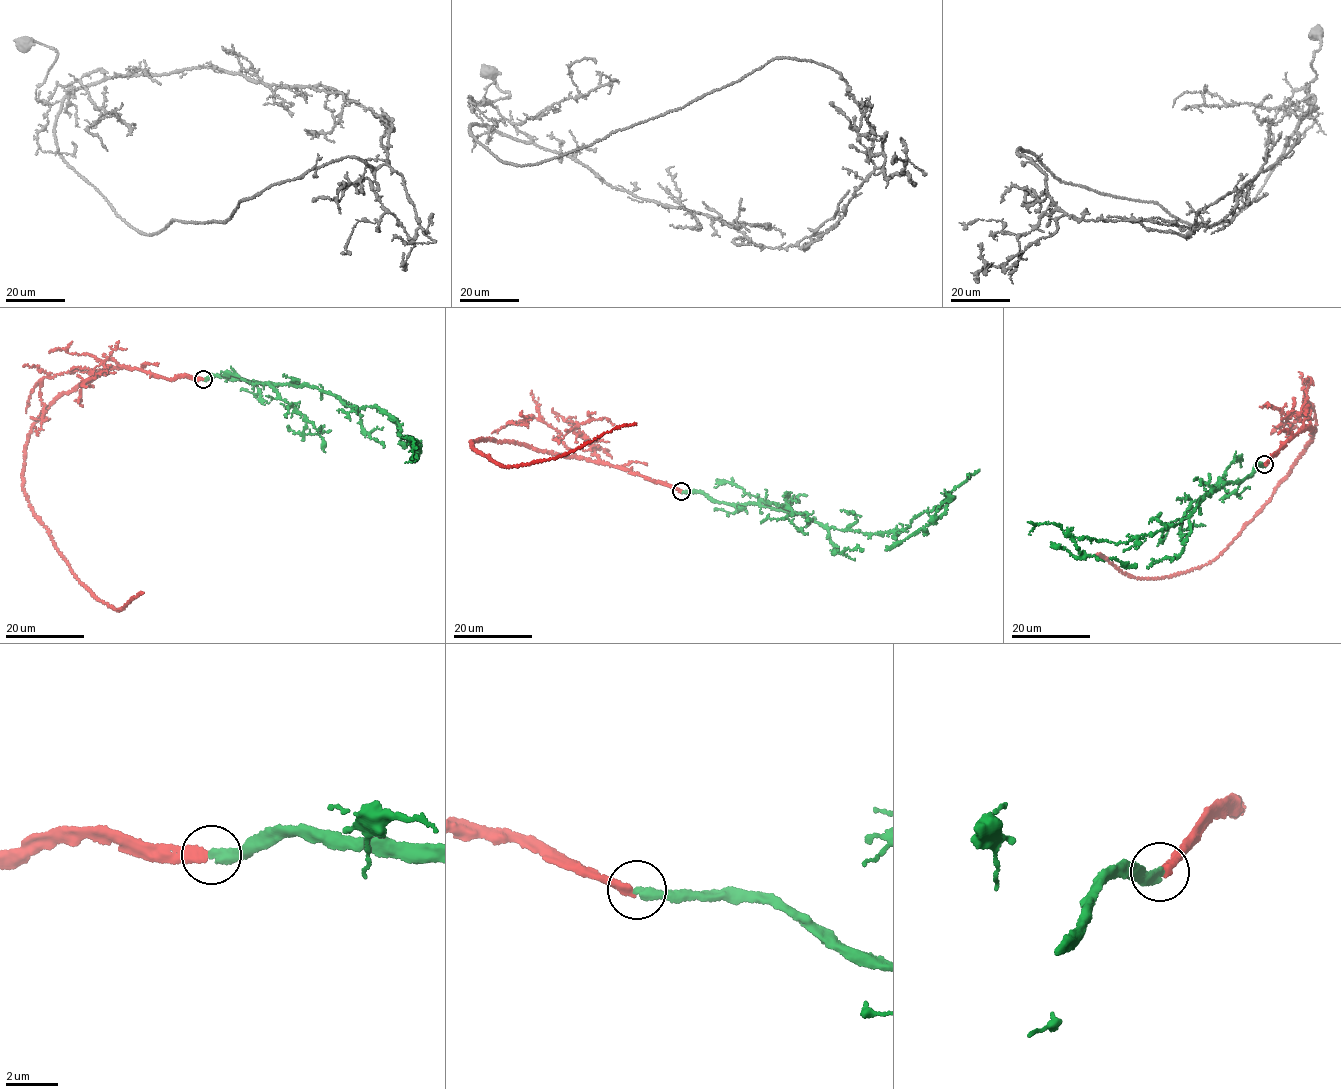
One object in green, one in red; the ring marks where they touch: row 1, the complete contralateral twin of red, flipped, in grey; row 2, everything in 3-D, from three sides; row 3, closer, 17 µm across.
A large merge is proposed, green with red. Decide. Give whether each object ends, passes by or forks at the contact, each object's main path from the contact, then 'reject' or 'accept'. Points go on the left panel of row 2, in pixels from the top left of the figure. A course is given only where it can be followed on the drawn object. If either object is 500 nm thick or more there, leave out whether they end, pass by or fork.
green ends; red ends; course green (203, 378), (307, 385), (354, 407), (376, 407), (399, 423), (401, 437), (410, 438), (418, 450), (400, 443); course red (202, 378), (106, 368), (64, 393), (30, 433), (24, 492), (71, 571), (117, 609), (143, 593); accept

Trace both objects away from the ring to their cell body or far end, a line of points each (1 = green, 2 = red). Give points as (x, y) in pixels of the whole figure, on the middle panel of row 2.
1: (681, 491), (882, 535), (904, 530), (946, 501), (938, 518), (886, 549)
2: (680, 490), (600, 461), (503, 441), (470, 444), (501, 465), (512, 467), (547, 461), (636, 423)

